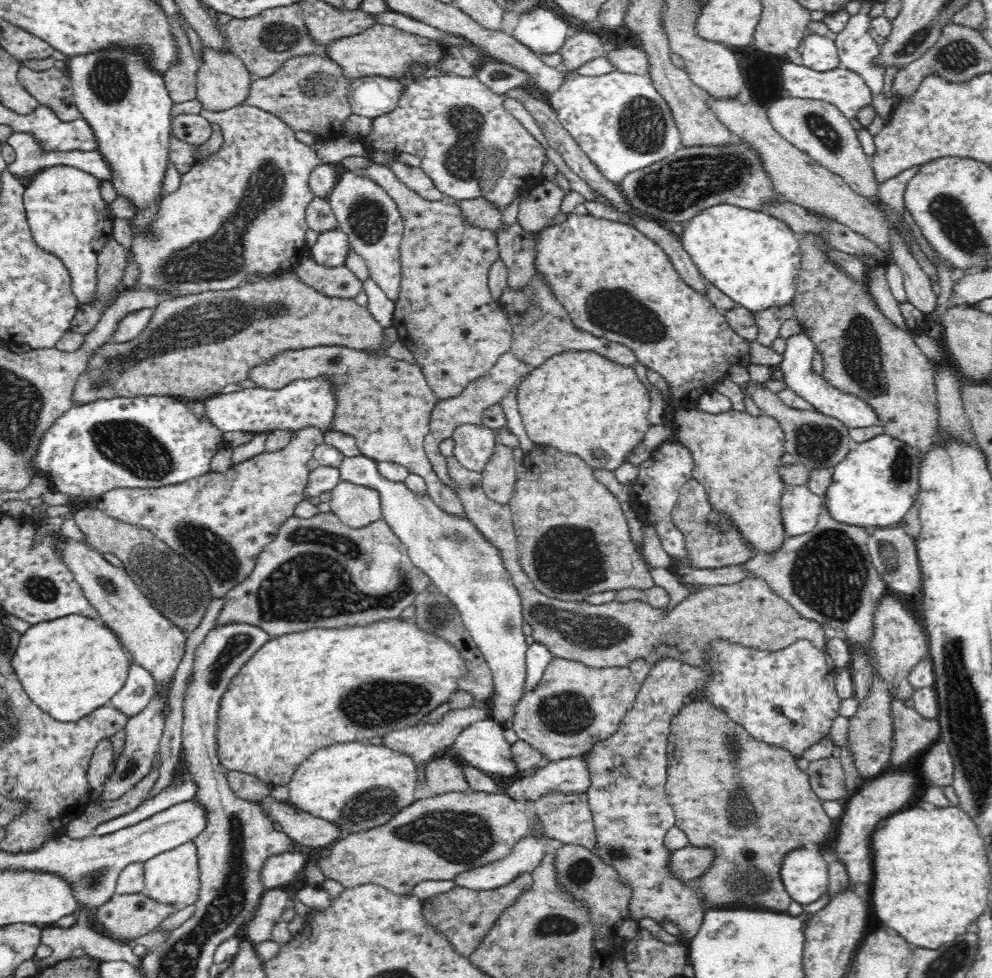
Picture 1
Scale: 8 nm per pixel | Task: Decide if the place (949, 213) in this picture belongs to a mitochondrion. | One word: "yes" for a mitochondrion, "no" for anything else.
yes

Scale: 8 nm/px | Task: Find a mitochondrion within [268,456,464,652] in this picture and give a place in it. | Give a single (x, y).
(438, 615)

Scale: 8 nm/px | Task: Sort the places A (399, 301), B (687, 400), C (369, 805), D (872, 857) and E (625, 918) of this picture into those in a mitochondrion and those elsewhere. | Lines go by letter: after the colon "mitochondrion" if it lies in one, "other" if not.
A: other
B: other
C: mitochondrion
D: other
E: other

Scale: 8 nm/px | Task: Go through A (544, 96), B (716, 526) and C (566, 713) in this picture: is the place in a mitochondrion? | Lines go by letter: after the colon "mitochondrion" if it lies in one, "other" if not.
A: other
B: mitochondrion
C: mitochondrion

